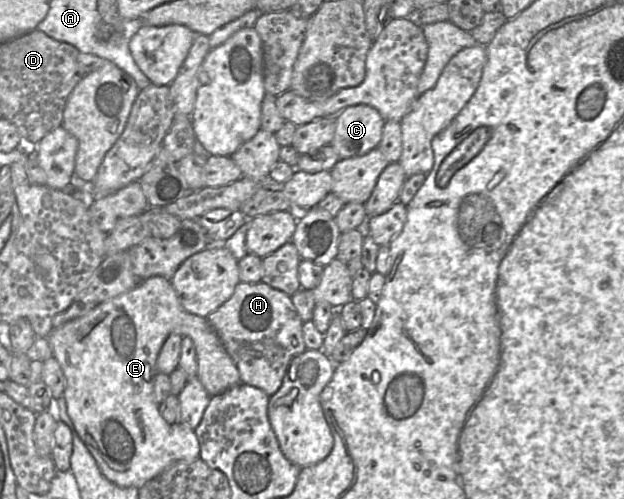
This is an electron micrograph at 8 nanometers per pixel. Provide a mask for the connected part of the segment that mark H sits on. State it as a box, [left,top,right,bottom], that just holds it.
[207,281,305,395]

